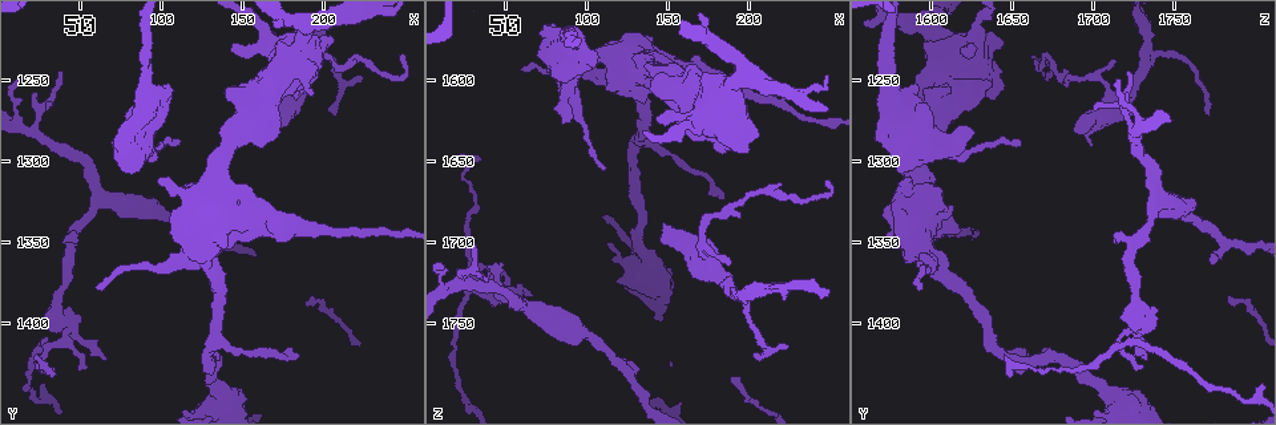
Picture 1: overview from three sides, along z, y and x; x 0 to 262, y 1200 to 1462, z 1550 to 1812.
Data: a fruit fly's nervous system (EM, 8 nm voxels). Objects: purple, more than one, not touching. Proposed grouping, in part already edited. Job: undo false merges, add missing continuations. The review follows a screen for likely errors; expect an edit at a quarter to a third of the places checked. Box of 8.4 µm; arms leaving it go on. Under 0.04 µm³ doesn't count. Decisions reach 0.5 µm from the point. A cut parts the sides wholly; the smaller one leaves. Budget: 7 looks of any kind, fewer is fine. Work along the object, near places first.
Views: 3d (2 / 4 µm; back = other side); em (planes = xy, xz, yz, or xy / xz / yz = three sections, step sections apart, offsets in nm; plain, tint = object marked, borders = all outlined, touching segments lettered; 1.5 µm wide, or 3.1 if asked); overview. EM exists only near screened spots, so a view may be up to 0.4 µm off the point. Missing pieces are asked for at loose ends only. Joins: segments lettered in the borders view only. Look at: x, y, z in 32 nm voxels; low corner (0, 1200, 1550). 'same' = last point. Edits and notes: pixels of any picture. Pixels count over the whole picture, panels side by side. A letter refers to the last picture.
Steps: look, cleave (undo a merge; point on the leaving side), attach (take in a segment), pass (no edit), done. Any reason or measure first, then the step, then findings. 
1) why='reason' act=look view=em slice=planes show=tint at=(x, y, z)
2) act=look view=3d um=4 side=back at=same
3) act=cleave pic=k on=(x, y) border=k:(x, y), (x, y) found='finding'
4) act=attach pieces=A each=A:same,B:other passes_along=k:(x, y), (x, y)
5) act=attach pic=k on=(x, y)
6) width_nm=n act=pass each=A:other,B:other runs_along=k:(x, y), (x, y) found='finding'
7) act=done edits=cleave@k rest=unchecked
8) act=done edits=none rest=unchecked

why='thick end' act=look view=em slice=planes show=tint at=(148, 1282, 1690)

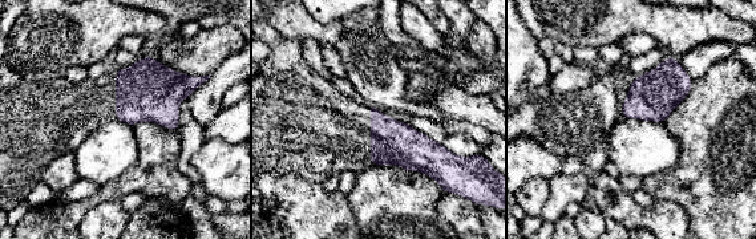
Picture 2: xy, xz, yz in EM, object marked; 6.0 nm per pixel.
act=look view=em slice=planes show=borders at=same

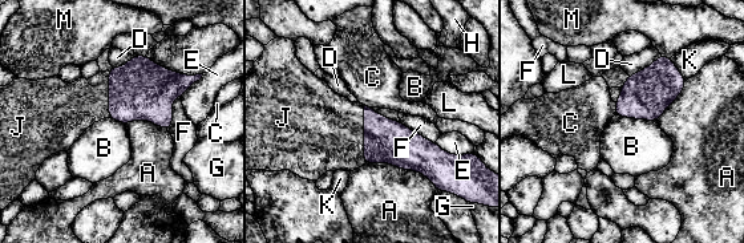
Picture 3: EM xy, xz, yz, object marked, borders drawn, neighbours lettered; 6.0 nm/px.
act=attach pieces=J each=A:other,B:other,C:other,D:other,E:other,F:other,G:other,H:other,J:same,K:other,L:other,M:other found='it goes on there'

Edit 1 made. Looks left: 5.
why='a narrow waist' act=look view=em slice=planes show=borders at=(242, 1342, 1626)

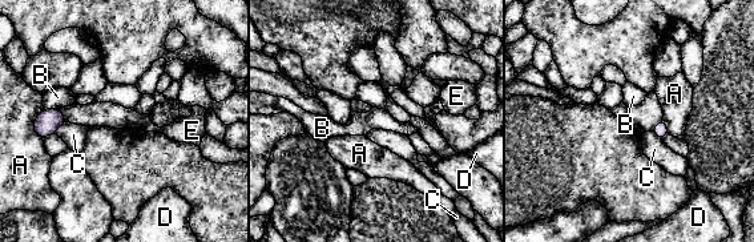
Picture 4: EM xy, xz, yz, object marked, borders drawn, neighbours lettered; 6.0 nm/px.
act=pass each=A:other,B:other,C:other,D:other,E:other border=4:(662, 119), (669, 133) found='continuous, no second neuron'

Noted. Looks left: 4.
act=done edits=attach@3 rest=unchecked

